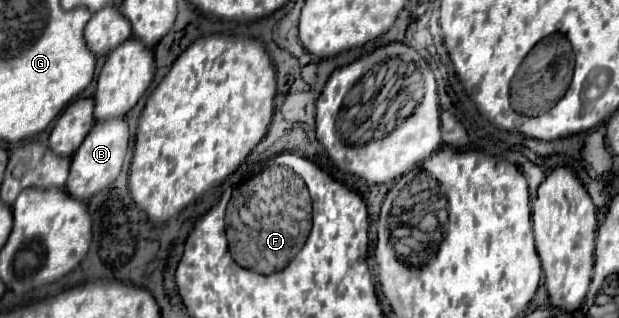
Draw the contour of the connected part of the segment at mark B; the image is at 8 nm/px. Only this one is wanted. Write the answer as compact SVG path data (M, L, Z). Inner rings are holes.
M119 117L119 119L107 119L103 123L95 123L91 133L85 137L85 141L81 143L81 147L75 151L71 159L71 171L65 185L67 195L79 201L89 201L93 195L109 187L121 173L125 153L127 153L127 143L129 143L129 127L125 119Z

